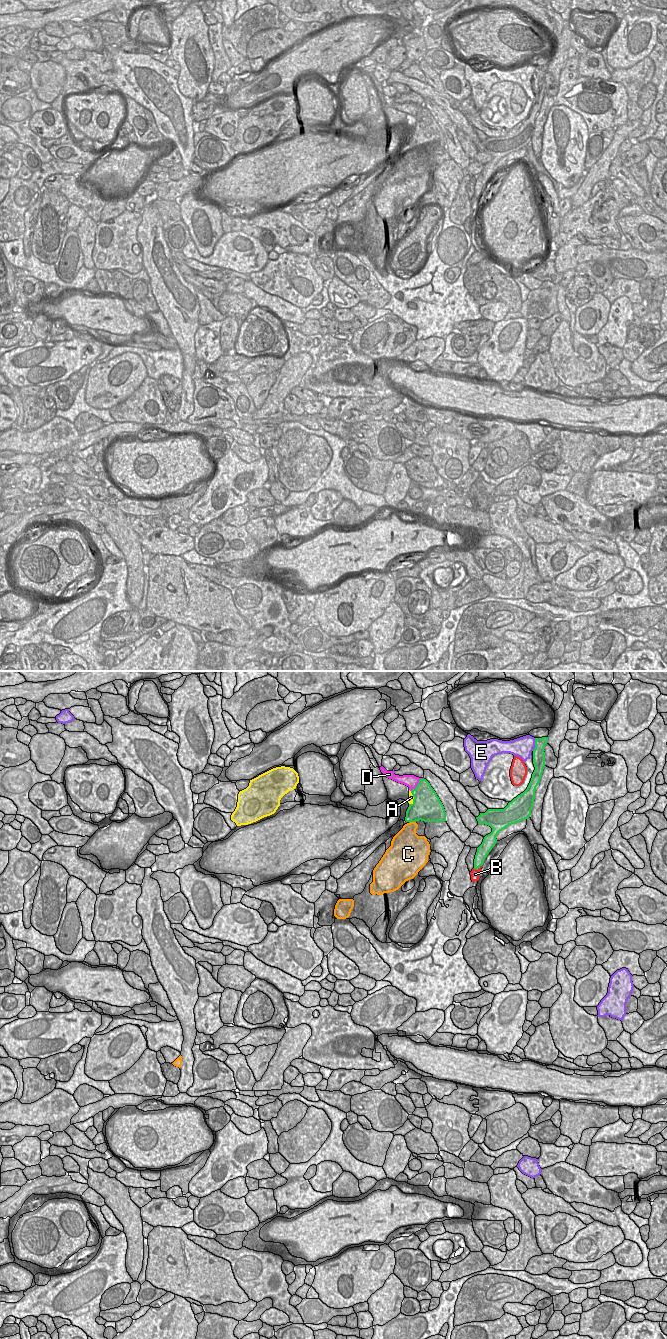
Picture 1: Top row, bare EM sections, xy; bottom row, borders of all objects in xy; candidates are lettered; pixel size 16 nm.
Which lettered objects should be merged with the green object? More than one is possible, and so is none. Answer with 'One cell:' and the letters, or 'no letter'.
One cell: no letter

